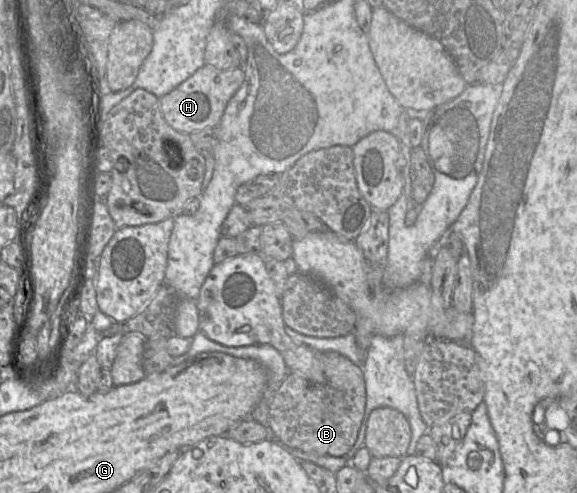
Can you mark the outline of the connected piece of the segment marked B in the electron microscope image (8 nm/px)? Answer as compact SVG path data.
M318 352L325 381L313 384L289 372L269 408L271 438L319 456L344 457L354 445L365 412L366 392L361 366L336 352Z

